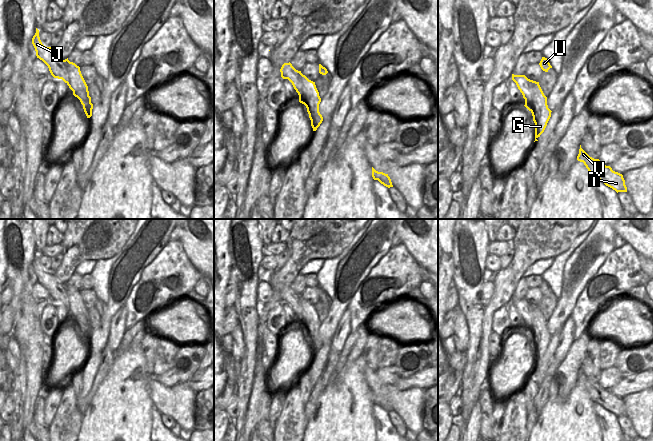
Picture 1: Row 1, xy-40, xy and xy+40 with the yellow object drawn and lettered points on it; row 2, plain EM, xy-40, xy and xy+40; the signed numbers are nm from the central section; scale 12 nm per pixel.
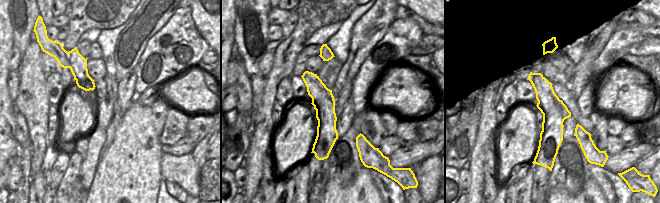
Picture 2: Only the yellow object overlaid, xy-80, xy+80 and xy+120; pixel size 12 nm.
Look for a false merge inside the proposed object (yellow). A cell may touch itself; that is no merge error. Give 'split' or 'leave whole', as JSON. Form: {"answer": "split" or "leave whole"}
{"answer": "split"}

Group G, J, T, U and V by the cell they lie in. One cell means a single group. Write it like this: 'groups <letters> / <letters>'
groups G / J T U V

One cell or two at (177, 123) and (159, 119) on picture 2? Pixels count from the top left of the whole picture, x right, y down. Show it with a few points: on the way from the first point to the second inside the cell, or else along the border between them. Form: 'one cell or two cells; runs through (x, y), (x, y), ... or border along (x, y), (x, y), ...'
two cells; border along (170, 106), (159, 137)

